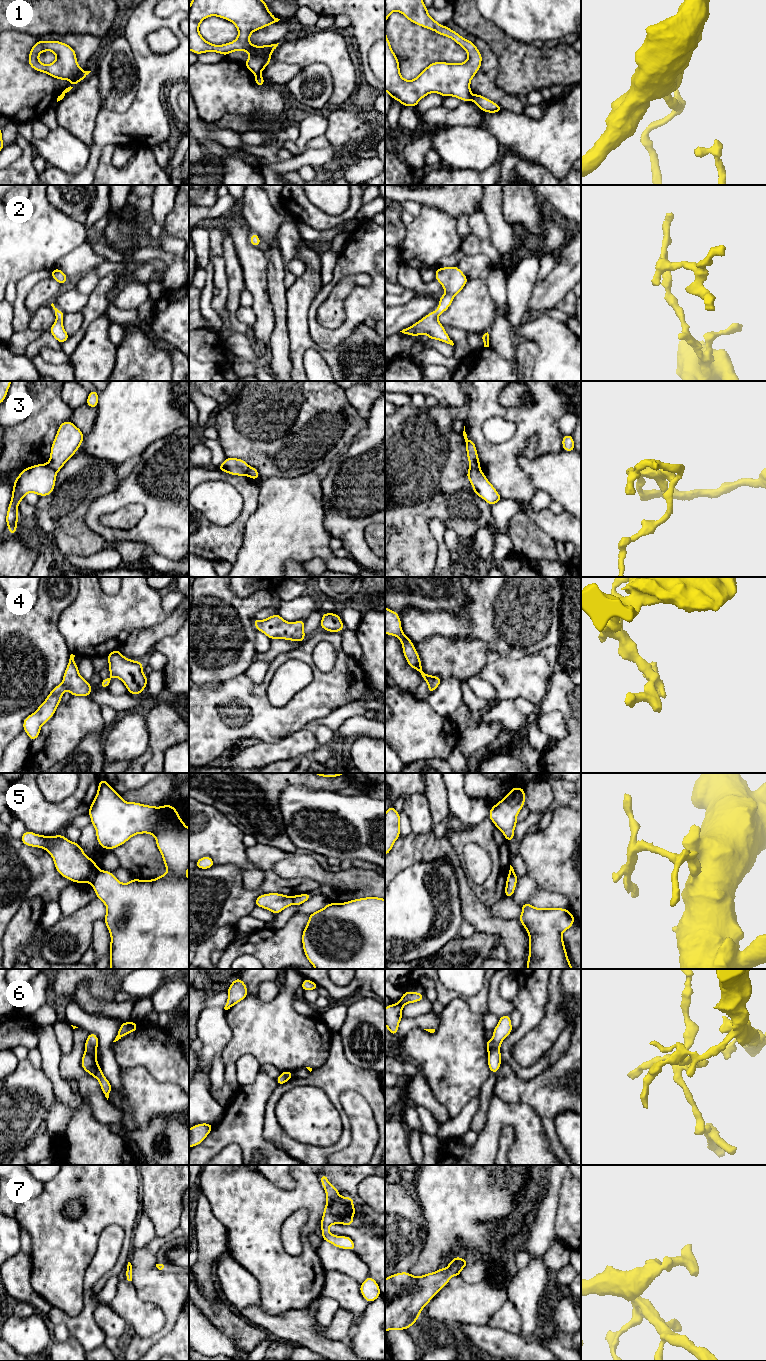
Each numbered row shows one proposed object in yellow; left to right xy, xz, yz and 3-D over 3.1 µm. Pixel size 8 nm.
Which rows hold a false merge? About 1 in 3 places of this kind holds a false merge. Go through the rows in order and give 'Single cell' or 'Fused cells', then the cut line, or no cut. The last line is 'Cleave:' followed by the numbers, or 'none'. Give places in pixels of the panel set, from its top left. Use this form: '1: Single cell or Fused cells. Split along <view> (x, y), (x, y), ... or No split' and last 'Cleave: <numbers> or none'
1: Fused cells. Split along yz (470, 95), (471, 99)
2: Single cell. No split
3: Fused cells. Split along xy (47, 463), (56, 472)
4: Single cell. No split
5: Fused cells. Split along xy (99, 870), (91, 883)
6: Fused cells. Split along yz (493, 1038), (493, 1048), (488, 1052)
7: Single cell. No split
Cleave: 1, 3, 5, 6

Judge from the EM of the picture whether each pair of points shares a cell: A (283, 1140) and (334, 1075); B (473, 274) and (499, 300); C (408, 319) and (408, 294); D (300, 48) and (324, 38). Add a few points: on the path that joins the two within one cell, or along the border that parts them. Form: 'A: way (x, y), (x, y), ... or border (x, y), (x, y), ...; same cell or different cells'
A: way (271, 1115), (273, 1099), (286, 1086), (309, 1080); same cell
B: border (490, 266), (487, 272), (486, 287), (496, 311); different cells
C: border (415, 294), (405, 303), (395, 306); different cells
D: way (306, 48), (314, 48), (318, 44); same cell

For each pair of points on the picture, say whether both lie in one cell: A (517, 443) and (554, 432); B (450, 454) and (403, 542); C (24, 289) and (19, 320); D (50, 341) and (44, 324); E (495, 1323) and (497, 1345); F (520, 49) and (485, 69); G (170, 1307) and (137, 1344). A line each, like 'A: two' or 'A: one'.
A: one
B: one
C: one
D: two
E: two
F: two
G: one

